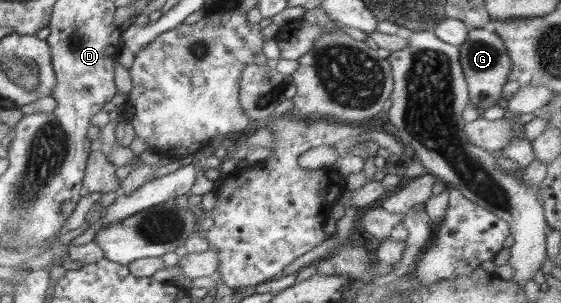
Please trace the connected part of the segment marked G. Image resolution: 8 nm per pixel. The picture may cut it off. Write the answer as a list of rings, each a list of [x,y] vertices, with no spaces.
[[[469,28],[468,37],[458,46],[459,62],[467,83],[467,94],[476,108],[489,108],[502,97],[502,85],[510,71],[510,56],[504,42],[492,30]]]

